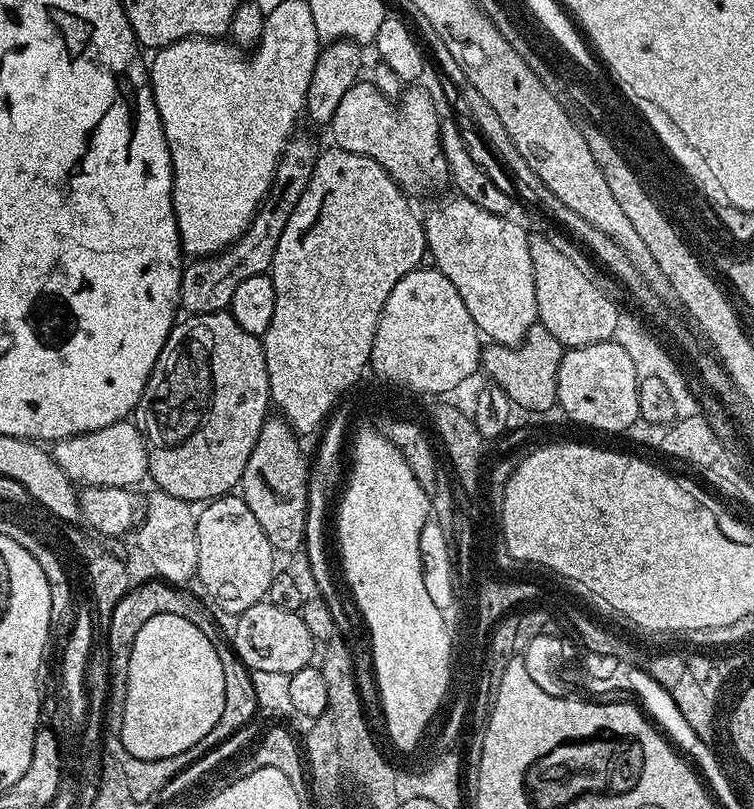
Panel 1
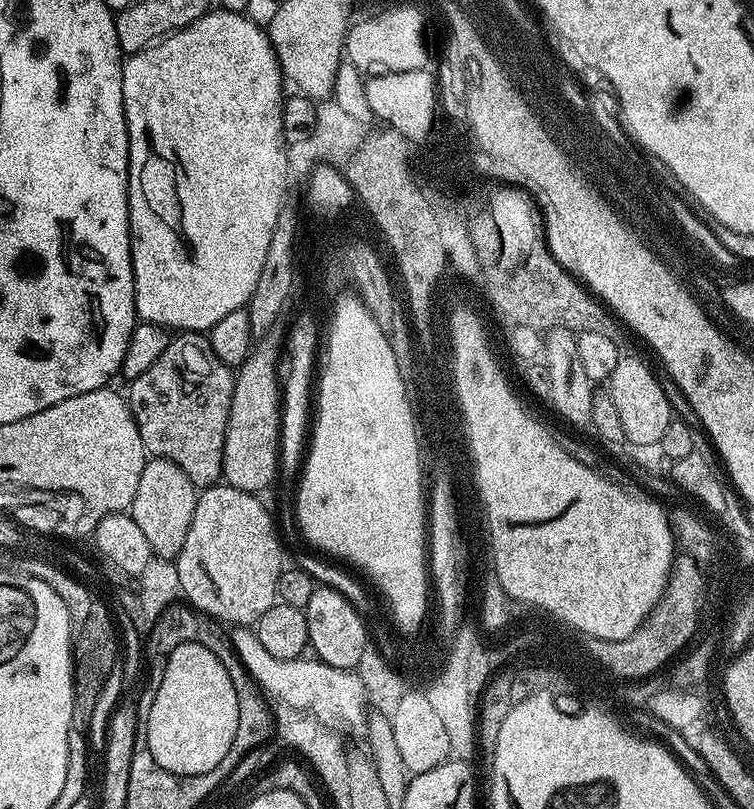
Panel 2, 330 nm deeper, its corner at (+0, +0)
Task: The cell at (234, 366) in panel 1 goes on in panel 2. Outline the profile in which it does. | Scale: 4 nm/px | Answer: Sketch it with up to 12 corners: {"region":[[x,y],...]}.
{"region":[[180,332],[126,392],[145,453],[224,470],[233,369]]}

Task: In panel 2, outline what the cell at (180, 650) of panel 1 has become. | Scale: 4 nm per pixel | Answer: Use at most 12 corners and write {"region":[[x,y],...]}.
{"region":[[204,643],[170,654],[142,736],[204,775],[238,730],[238,694]]}

